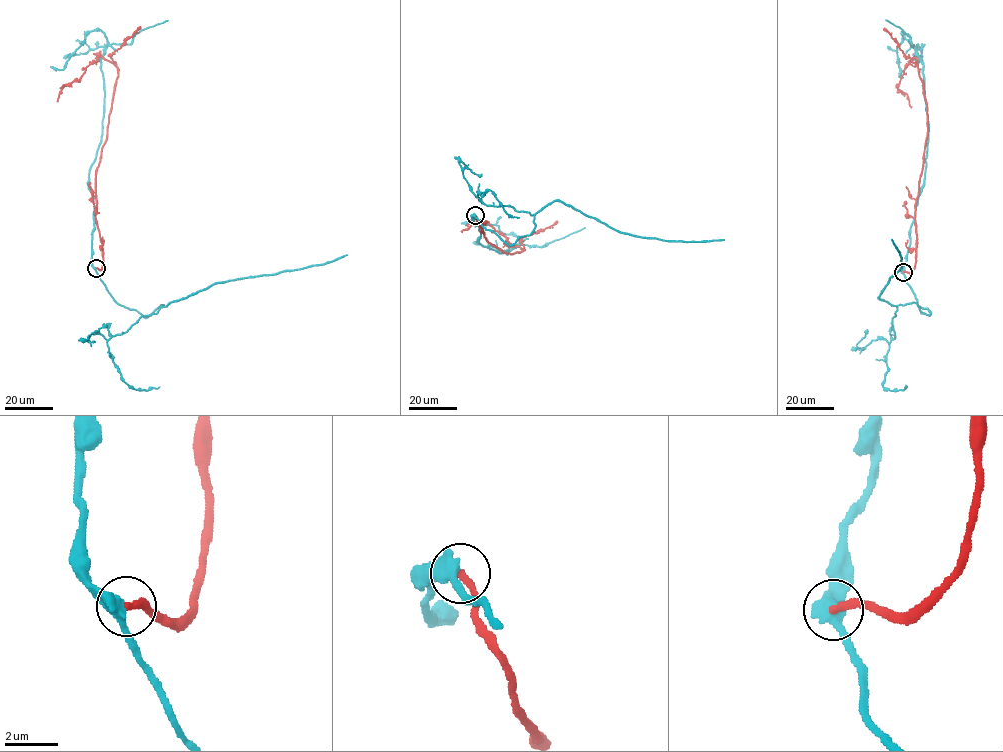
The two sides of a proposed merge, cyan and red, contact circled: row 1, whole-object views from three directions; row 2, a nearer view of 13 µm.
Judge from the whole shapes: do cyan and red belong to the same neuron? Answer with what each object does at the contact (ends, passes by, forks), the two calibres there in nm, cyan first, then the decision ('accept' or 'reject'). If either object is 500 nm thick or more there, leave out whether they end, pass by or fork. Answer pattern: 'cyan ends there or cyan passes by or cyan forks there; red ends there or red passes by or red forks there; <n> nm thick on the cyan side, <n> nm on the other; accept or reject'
500 nm thick on the cyan side, 280 nm on the other; reject

